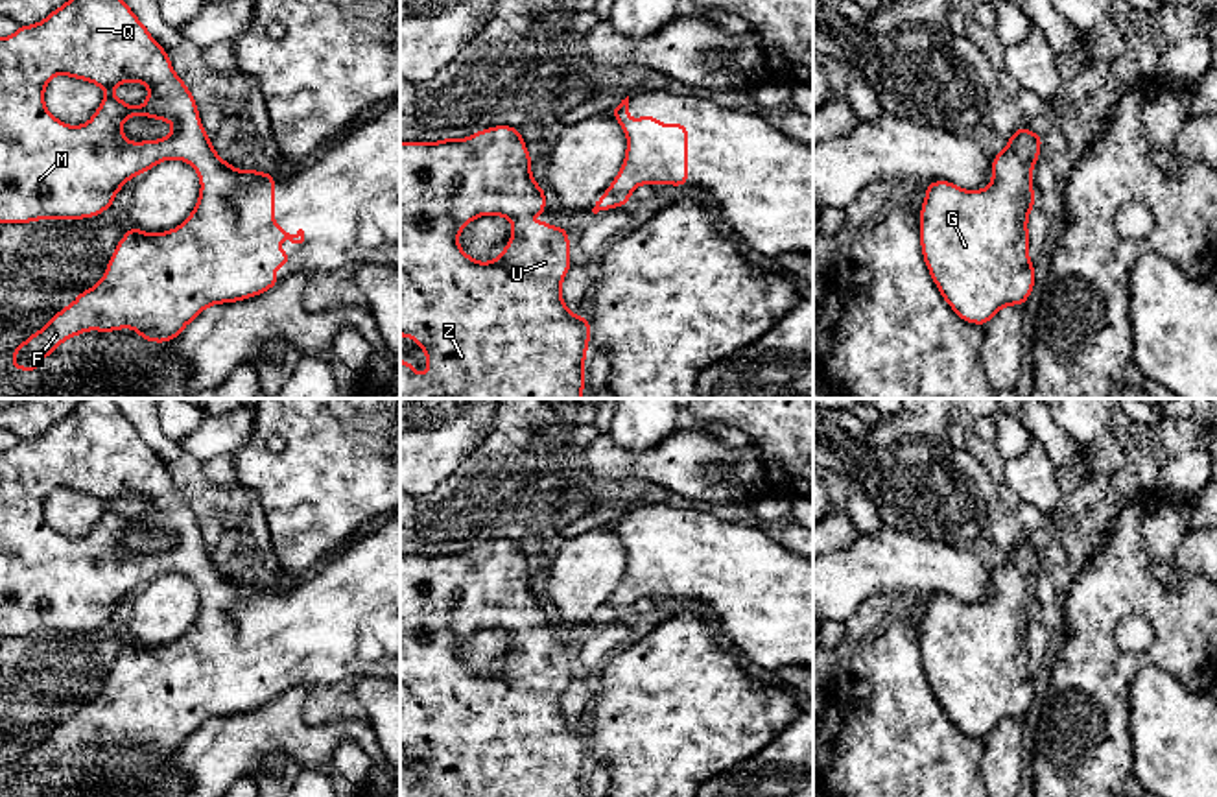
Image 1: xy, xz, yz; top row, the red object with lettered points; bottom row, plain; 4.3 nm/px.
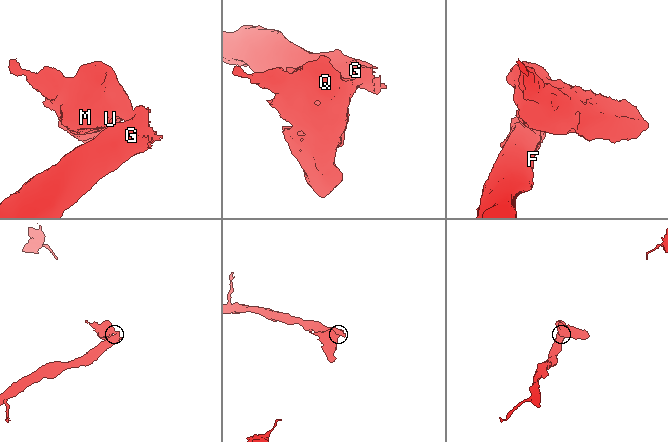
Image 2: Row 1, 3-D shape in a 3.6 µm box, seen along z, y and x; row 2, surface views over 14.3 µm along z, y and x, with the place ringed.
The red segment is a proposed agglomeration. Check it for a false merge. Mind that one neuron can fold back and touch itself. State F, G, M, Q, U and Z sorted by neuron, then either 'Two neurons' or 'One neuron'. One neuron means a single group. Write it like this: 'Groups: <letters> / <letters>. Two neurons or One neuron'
Groups: F G M Q U Z. One neuron

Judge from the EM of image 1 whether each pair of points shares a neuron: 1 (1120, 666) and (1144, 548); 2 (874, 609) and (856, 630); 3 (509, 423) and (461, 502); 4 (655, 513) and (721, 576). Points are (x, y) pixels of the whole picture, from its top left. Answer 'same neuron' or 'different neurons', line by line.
1: same neuron
2: same neuron
3: same neuron
4: same neuron

